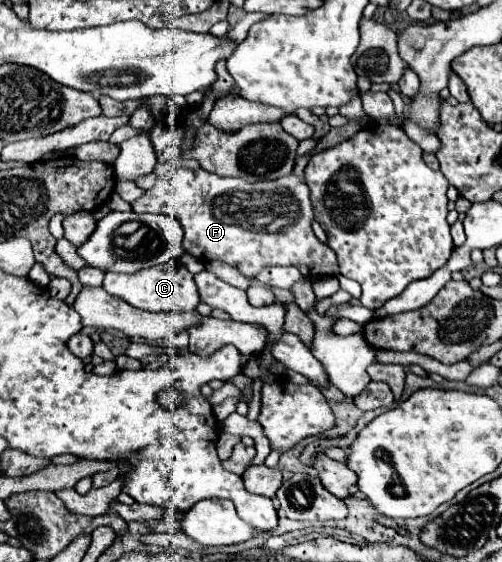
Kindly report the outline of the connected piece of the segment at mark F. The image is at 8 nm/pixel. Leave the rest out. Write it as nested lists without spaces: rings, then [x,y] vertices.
[[[179,167],[159,177],[155,187],[145,191],[131,207],[137,213],[157,213],[177,219],[185,233],[185,253],[203,261],[223,261],[251,279],[269,265],[293,265],[311,279],[339,275],[333,249],[313,235],[309,187],[295,173],[275,181],[249,183],[217,177],[205,169]]]

